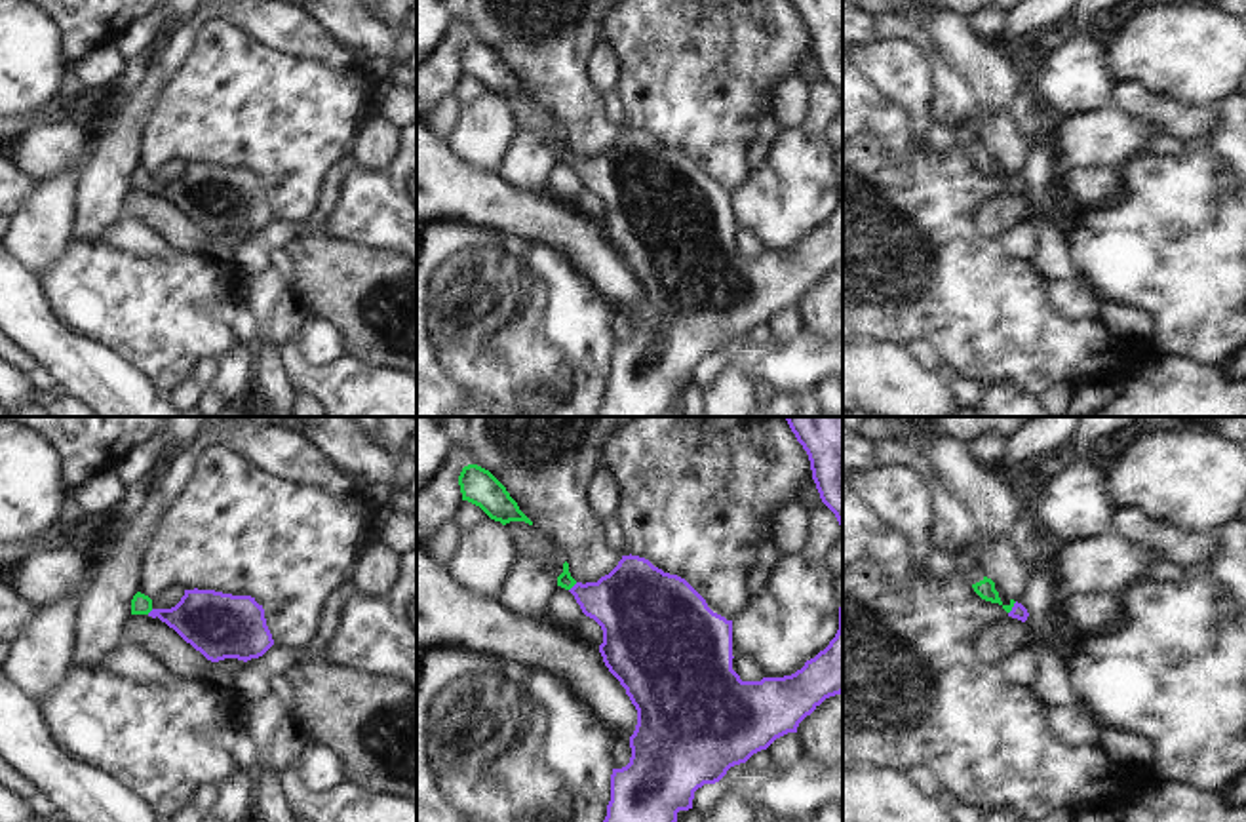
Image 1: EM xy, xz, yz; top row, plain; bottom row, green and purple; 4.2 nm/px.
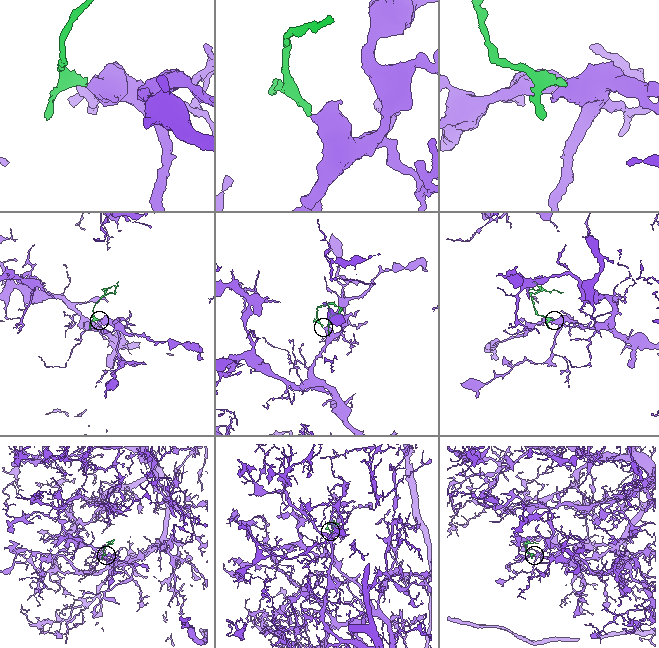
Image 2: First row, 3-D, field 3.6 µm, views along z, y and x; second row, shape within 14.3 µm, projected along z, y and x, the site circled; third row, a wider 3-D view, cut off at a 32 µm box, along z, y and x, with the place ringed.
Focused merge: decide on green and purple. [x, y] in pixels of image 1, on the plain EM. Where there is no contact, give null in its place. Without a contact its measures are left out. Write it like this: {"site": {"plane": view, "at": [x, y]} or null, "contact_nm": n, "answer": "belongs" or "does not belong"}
{"site": {"plane": "yz", "at": [1012, 179]}, "contact_nm": 70, "answer": "belongs"}

